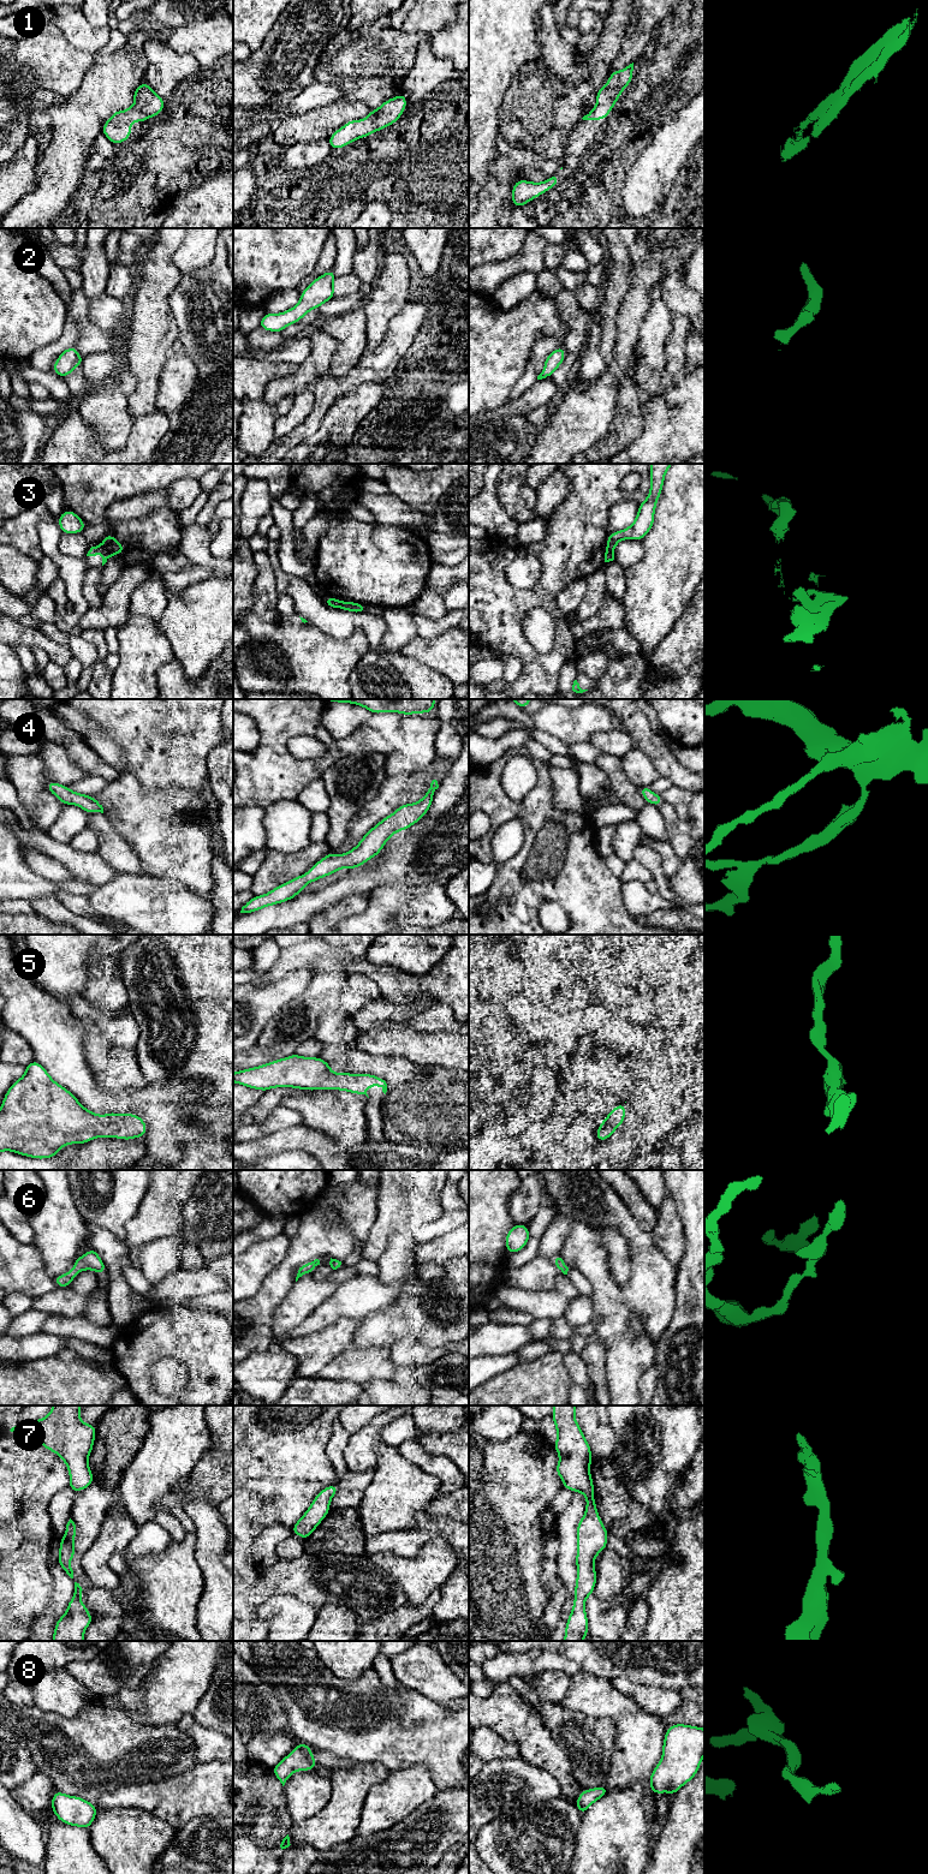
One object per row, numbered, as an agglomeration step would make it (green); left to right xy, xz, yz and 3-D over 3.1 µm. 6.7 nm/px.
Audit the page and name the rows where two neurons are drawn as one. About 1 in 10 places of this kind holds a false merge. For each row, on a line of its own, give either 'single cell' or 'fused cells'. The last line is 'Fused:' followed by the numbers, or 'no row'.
1: single cell
2: single cell
3: fused cells
4: single cell
5: single cell
6: single cell
7: single cell
8: single cell
Fused: 3

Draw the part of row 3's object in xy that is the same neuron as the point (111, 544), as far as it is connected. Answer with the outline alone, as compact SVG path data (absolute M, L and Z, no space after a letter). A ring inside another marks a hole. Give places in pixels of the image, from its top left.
M106 533L105 541L101 544L107 551L111 553L111 555L119 555L121 554L126 548L120 544L115 537Z

